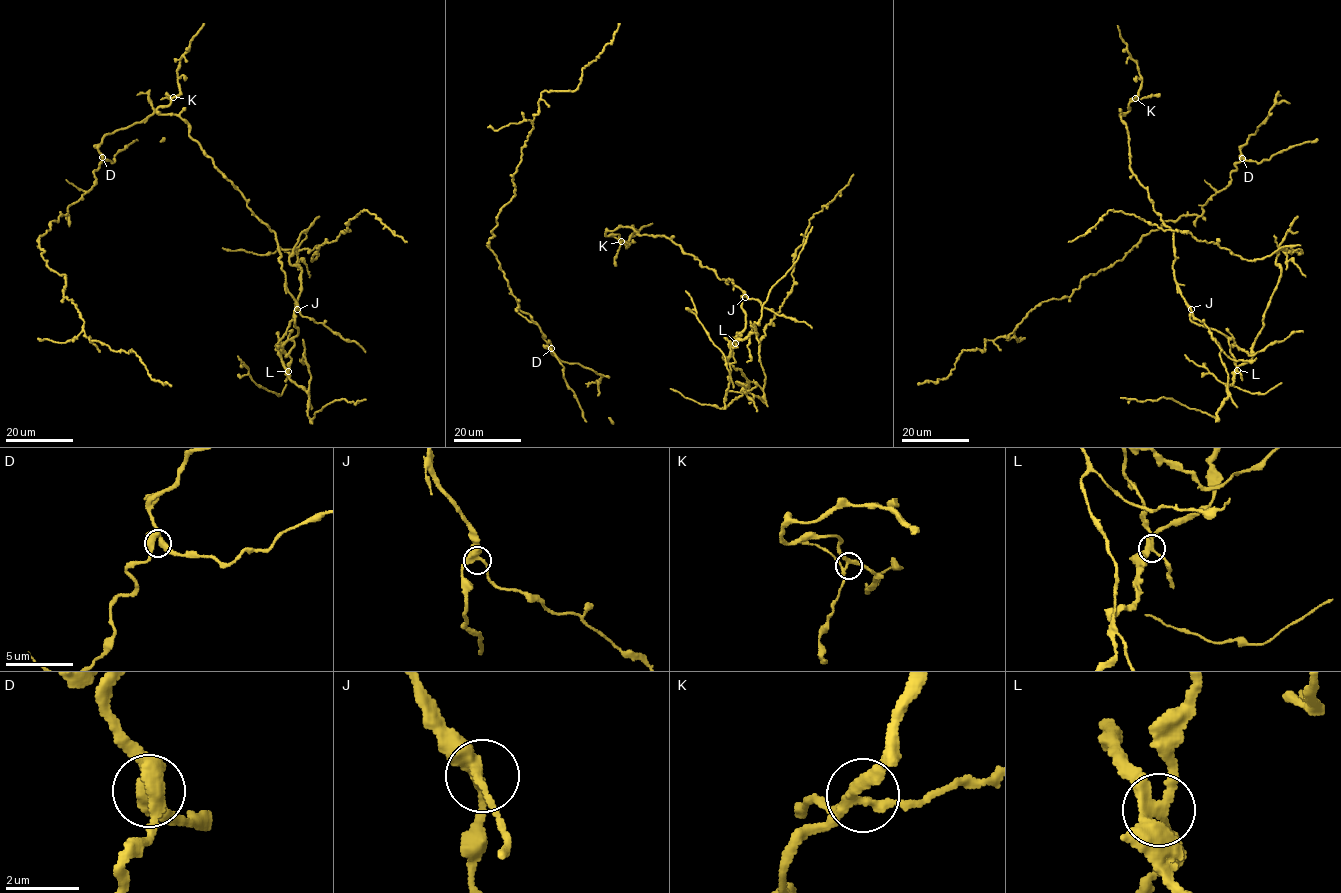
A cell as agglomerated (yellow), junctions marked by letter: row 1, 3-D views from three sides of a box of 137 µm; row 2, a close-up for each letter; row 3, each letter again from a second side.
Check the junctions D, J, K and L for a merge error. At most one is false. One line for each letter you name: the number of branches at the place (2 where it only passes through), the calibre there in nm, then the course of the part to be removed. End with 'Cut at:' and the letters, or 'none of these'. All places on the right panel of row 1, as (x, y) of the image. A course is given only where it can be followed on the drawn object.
L: branches 4; calibre 320 nm; course (1237, 370), (1251, 359), (1280, 274), (1275, 262), (1282, 247), (1243, 259), (1212, 242), (1112, 210), (1068, 242)
Cut at: L

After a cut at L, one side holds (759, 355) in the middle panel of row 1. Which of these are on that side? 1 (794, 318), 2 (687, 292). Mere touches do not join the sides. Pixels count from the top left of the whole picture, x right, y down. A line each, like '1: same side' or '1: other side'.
1: other side
2: same side

